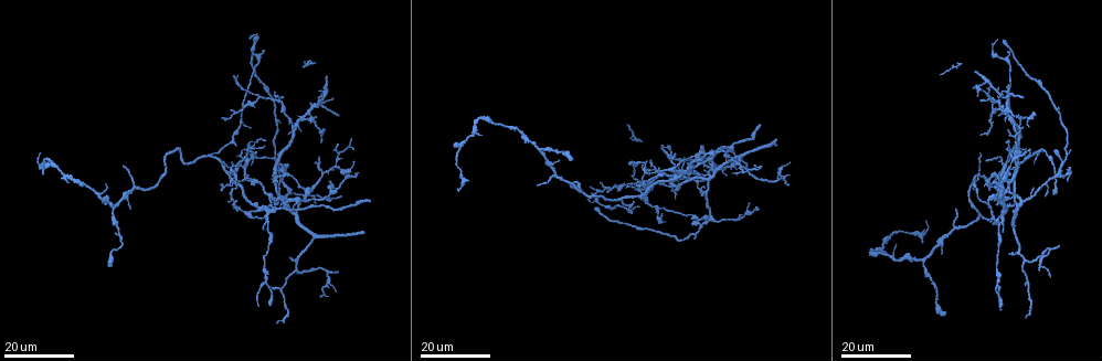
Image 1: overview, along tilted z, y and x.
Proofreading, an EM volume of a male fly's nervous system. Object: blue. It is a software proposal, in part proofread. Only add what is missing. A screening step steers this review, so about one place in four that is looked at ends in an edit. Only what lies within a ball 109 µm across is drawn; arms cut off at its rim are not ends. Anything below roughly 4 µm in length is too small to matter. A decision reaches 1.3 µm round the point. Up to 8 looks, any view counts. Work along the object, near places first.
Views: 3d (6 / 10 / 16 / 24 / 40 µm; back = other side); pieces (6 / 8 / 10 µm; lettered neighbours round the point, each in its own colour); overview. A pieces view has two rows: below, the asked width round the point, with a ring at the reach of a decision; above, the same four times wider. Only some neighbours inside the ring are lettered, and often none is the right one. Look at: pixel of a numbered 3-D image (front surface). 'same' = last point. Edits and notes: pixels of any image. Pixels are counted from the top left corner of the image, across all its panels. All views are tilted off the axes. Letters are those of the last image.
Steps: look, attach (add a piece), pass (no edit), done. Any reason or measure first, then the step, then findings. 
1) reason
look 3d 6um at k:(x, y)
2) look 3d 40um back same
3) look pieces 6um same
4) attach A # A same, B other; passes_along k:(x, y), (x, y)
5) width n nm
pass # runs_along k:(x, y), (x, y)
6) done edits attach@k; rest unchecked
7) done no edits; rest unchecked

thin end
look 3d 24um at 1:(294, 258)

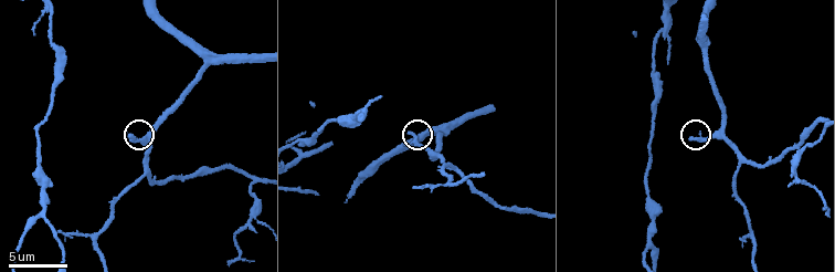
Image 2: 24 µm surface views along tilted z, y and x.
see the neighbours
look pieces 8um at 2:(129, 136)

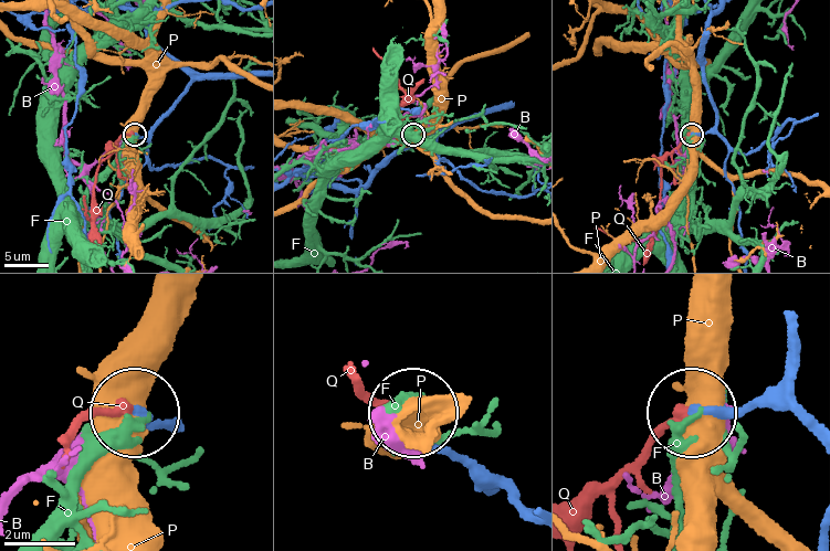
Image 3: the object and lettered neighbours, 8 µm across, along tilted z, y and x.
attach Q # B other, F other, P other, Q same; it goes on there

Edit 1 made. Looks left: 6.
look overview

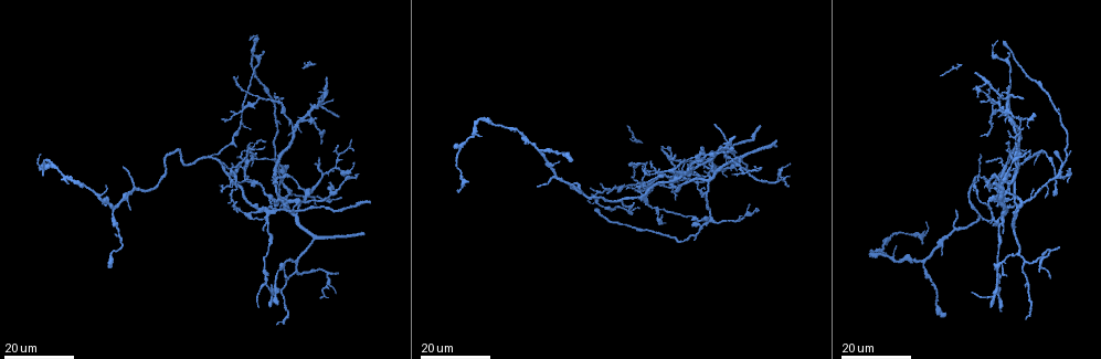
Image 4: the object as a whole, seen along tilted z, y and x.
an open end
look 3d 24um at 4:(1002, 312)

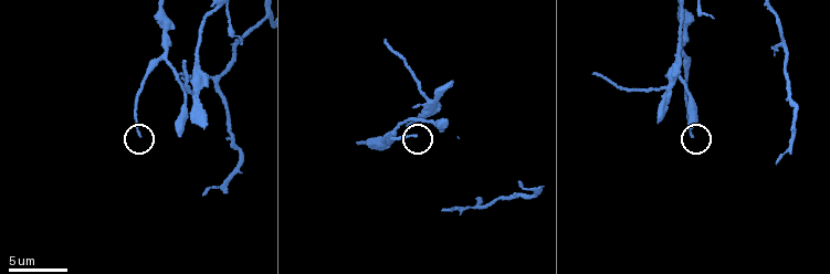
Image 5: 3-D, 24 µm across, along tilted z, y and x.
look pieces 8um at 5:(416, 135)

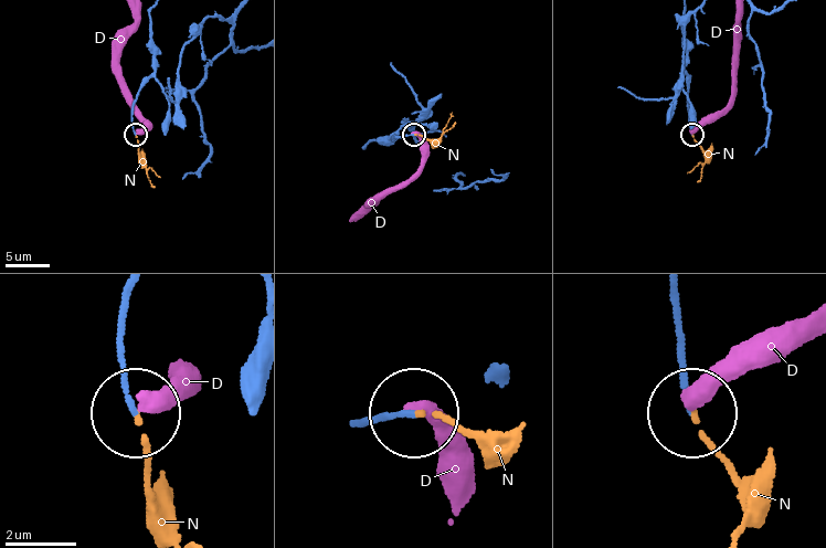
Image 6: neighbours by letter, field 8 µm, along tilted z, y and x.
attach N # D other, N same; passes_along 6:(134, 109), (133, 128), (141, 161), (159, 177); it goes on there

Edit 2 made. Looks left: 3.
look overview

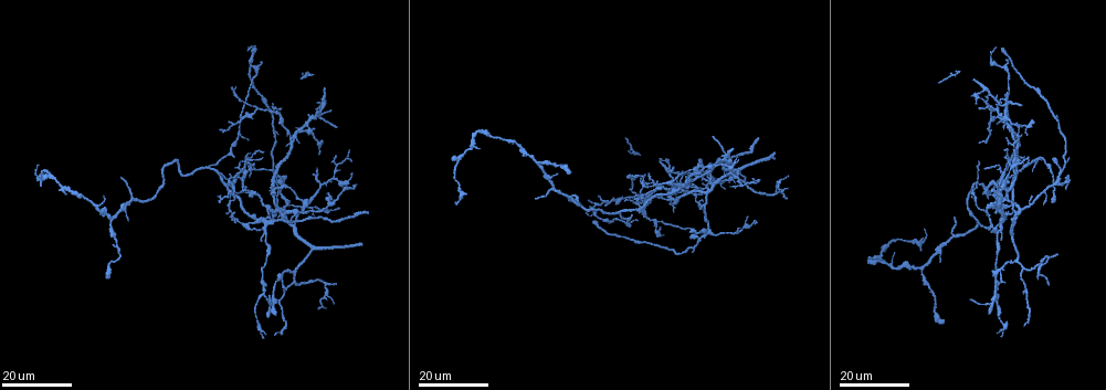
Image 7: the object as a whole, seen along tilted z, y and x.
look 3d 24um at 7:(537, 196)

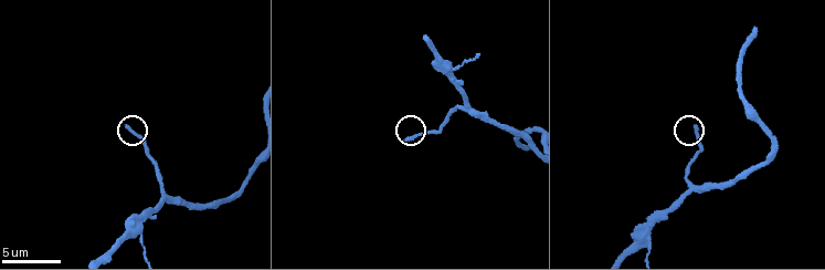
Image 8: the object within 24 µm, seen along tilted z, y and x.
what lies round it
look pieces 6um at 8:(697, 127)

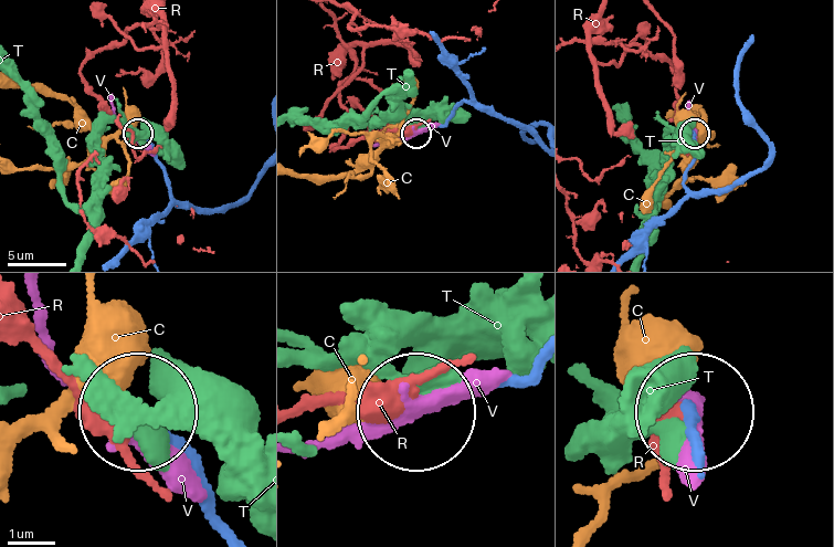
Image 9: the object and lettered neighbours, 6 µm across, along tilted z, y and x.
pass # C other, R other, T other, V other; runs_along 9:(536, 368), (429, 411); no lettered piece goes on from it

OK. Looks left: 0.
done edits attach@3, attach@6; rest unchecked

